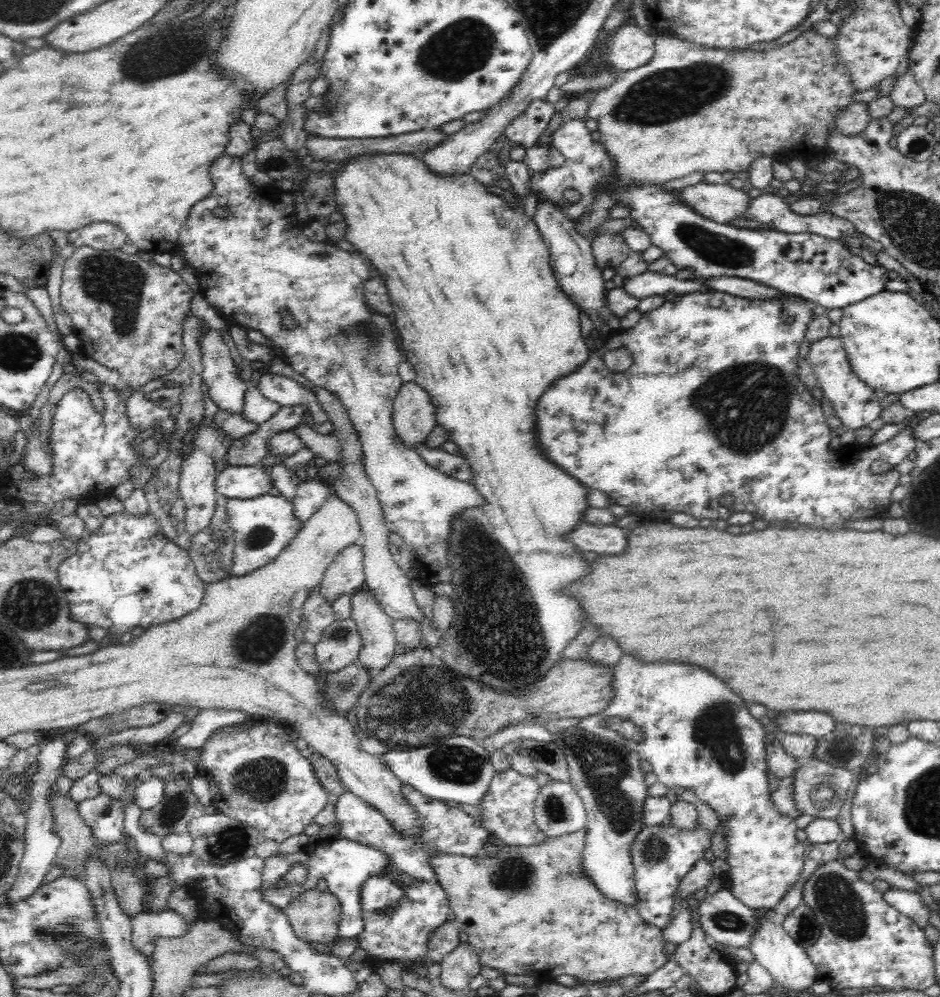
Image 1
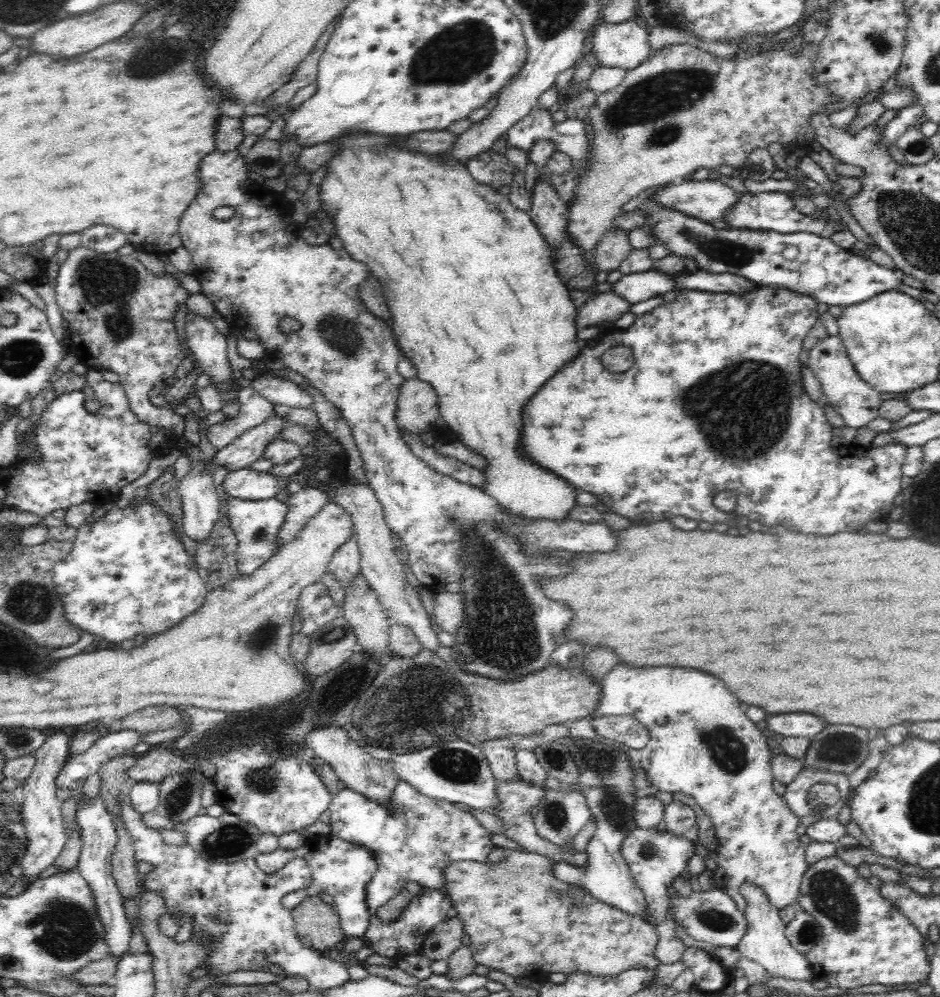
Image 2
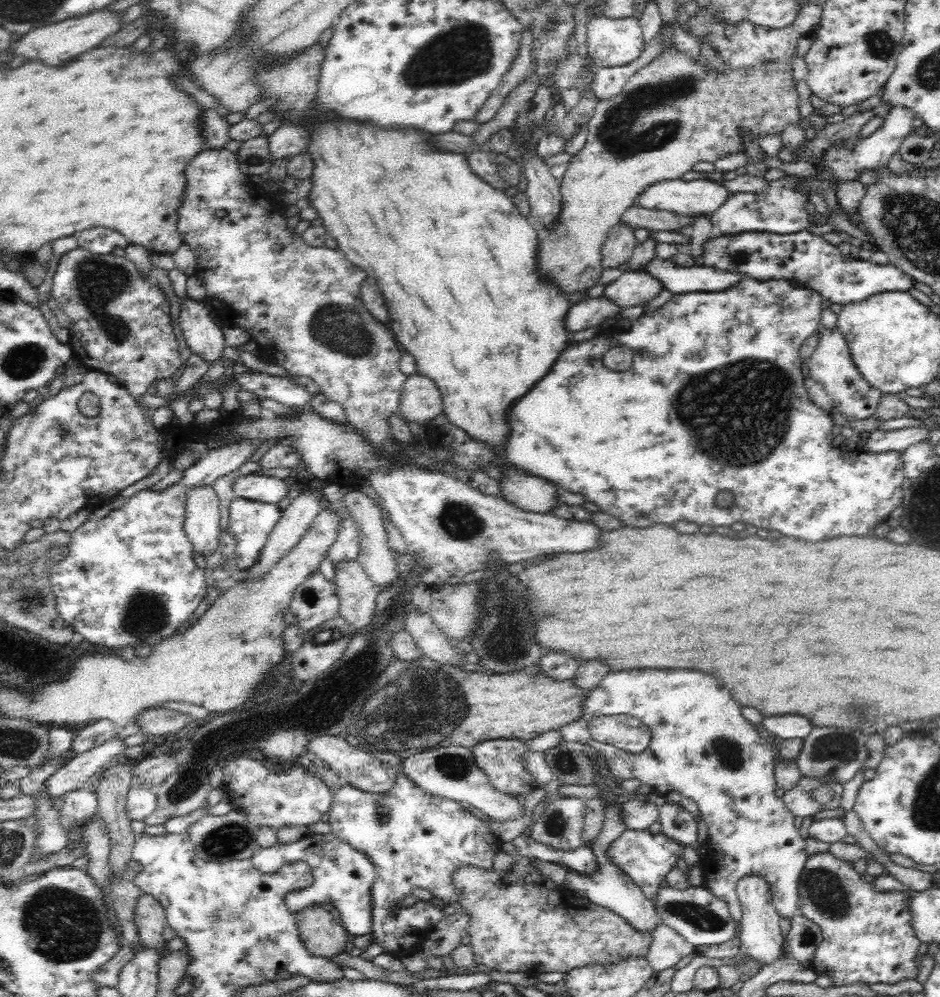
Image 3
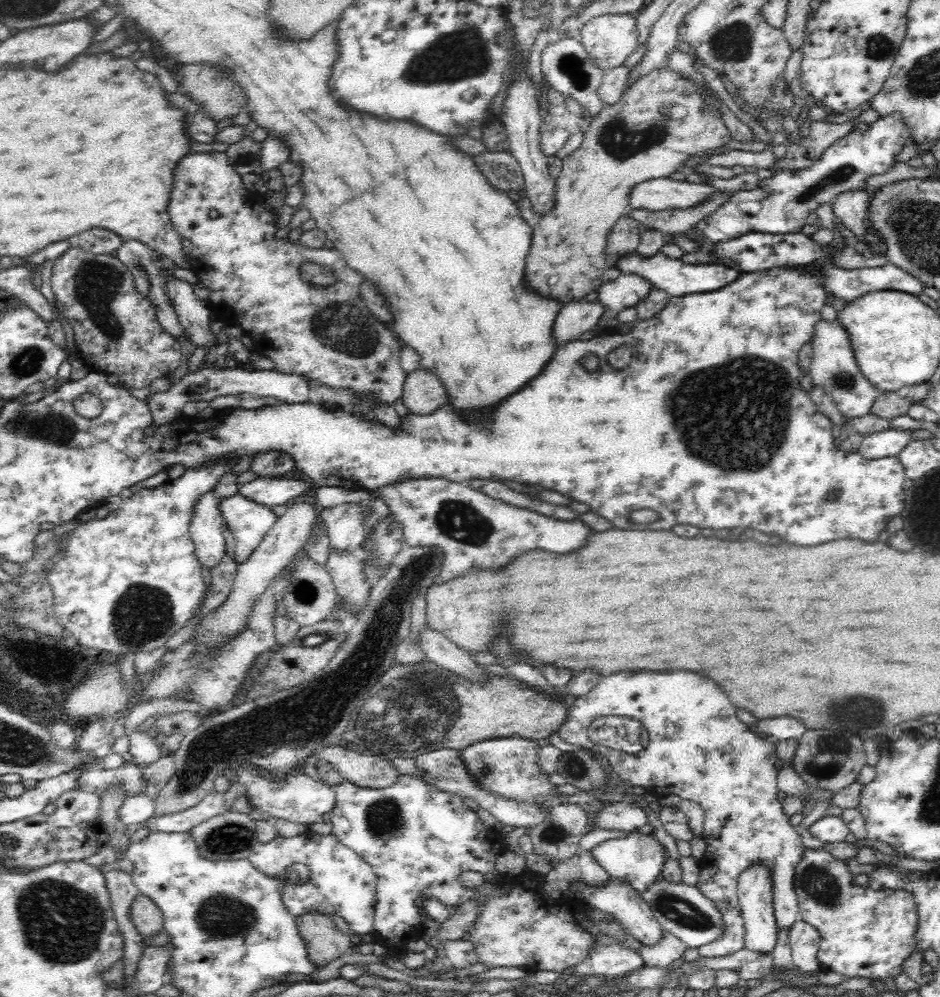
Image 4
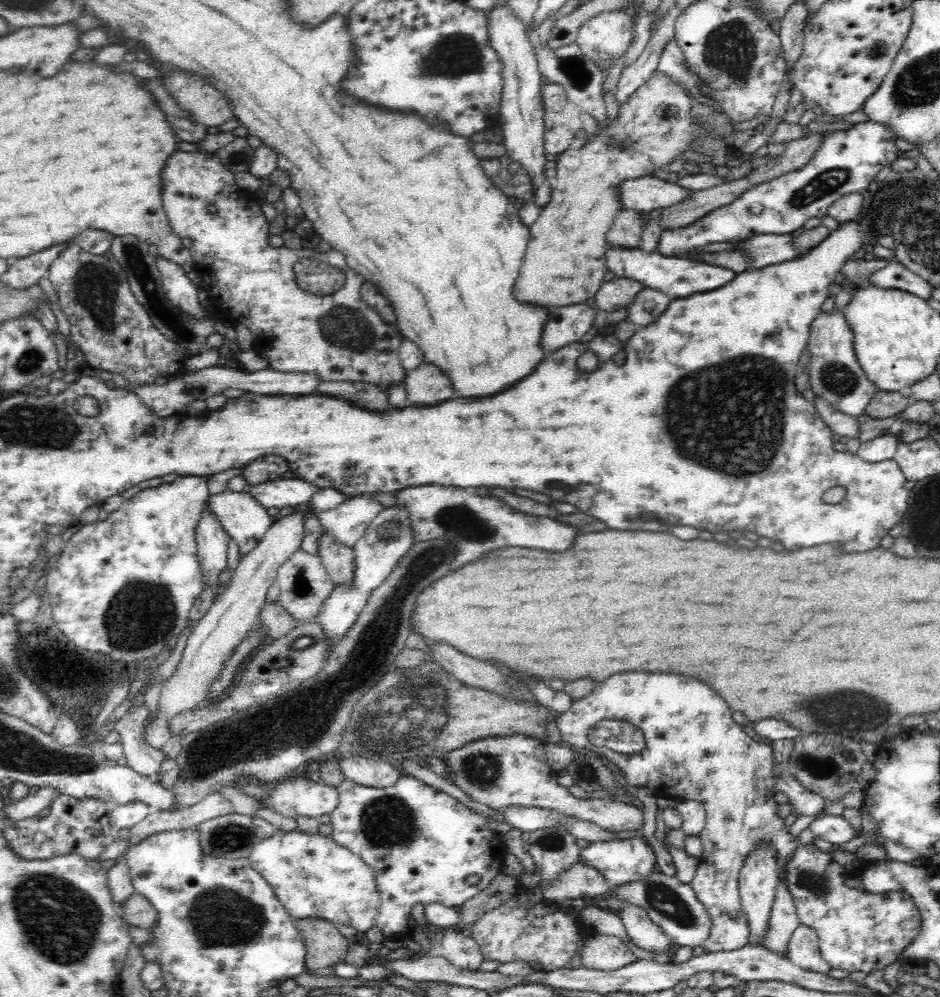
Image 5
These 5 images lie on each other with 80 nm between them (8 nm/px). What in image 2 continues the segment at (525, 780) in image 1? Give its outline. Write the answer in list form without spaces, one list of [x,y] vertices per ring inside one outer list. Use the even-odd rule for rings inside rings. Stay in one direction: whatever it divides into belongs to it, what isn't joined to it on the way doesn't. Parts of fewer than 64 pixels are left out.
[[[522,778],[514,779],[510,782],[497,783],[497,798],[499,798],[499,810],[496,809],[496,816],[502,819],[504,826],[506,827],[506,837],[510,840],[516,840],[520,849],[524,849],[530,853],[540,854],[542,857],[546,857],[556,864],[566,864],[567,867],[578,869],[584,868],[588,862],[588,856],[585,852],[568,852],[567,849],[560,848],[558,845],[552,844],[547,840],[538,836],[533,824],[531,816],[531,809],[544,796],[544,788],[532,783],[531,781],[524,781]]]

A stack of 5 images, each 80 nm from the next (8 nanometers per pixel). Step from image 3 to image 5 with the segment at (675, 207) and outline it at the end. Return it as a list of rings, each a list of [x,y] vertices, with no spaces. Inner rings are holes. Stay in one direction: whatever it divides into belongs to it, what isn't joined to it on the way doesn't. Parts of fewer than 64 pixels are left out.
[[[650,175],[622,180],[618,184],[621,209],[650,213],[654,209],[666,209],[687,197],[690,189]]]

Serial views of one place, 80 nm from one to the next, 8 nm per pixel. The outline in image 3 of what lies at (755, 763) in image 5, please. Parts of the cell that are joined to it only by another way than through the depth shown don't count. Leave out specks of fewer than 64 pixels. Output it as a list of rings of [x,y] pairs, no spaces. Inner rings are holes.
[[[622,670],[610,672],[598,683],[583,702],[582,717],[578,721],[562,726],[562,741],[590,745],[596,749],[596,742],[590,736],[588,724],[598,717],[629,715],[639,719],[651,731],[651,742],[640,754],[618,752],[620,768],[610,768],[612,776],[619,781],[637,778],[641,784],[651,786],[652,792],[667,795],[678,792],[691,798],[699,806],[701,818],[706,823],[708,835],[703,866],[702,887],[726,903],[728,915],[736,921],[738,934],[722,944],[699,946],[696,954],[713,959],[732,959],[740,954],[741,940],[739,922],[743,917],[737,895],[737,882],[746,874],[761,874],[769,883],[773,905],[780,918],[790,919],[798,914],[798,878],[808,854],[805,849],[804,831],[794,826],[795,817],[786,809],[782,797],[776,795],[775,748],[771,741],[763,740],[755,726],[740,716],[740,706],[732,700],[730,692],[718,684],[716,678],[706,676],[698,670]]]

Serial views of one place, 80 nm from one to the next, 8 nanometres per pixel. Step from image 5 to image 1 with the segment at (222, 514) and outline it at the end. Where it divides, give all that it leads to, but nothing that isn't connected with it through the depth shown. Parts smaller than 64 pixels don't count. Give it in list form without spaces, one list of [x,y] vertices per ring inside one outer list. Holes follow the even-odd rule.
[[[270,493],[251,499],[229,499],[227,515],[235,538],[233,565],[231,574],[244,576],[257,568],[272,562],[272,559],[296,538],[300,530],[300,521],[294,517],[292,503],[286,497],[273,496]]]

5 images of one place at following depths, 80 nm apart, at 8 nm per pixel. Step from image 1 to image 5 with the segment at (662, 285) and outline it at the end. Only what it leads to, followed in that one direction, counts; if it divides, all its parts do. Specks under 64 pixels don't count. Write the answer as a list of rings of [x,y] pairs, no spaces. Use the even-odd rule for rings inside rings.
[[[615,278],[610,282],[604,282],[595,294],[595,308],[614,312],[624,308],[628,302],[632,302],[640,290],[642,290],[642,283],[630,278]]]

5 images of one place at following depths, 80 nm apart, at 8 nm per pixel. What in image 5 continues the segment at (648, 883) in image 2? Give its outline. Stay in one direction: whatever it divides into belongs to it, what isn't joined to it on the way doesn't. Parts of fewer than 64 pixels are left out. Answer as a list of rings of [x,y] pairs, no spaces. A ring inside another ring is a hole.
[[[633,837],[590,843],[580,850],[579,860],[594,867],[611,887],[644,878],[646,872],[654,868],[654,856],[642,837]]]

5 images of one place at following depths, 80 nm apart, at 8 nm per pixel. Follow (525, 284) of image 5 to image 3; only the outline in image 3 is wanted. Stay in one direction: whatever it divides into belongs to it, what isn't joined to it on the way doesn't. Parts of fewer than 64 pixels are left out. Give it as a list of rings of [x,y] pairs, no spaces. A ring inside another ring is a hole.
[[[674,49],[635,72],[618,96],[597,103],[587,124],[587,140],[582,149],[571,156],[559,180],[562,210],[551,226],[538,232],[534,259],[539,278],[554,283],[566,299],[568,294],[586,292],[599,284],[604,271],[602,248],[612,228],[620,224],[626,210],[635,204],[638,194],[655,182],[678,179],[696,162],[714,162],[720,156],[744,151],[740,130],[748,130],[758,138],[758,134],[781,134],[787,124],[798,126],[801,116],[796,87],[790,61],[773,61],[748,71],[729,69],[727,73],[716,73],[715,69],[702,69],[686,54]]]

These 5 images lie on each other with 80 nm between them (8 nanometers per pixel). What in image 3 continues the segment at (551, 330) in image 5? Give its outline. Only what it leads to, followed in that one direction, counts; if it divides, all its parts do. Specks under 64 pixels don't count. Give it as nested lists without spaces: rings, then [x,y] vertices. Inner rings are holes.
[[[584,296],[580,301],[570,302],[570,308],[564,316],[564,329],[569,336],[569,343],[572,342],[575,332],[588,330],[610,316],[618,316],[620,312],[620,307],[610,303],[604,296],[598,298]]]

